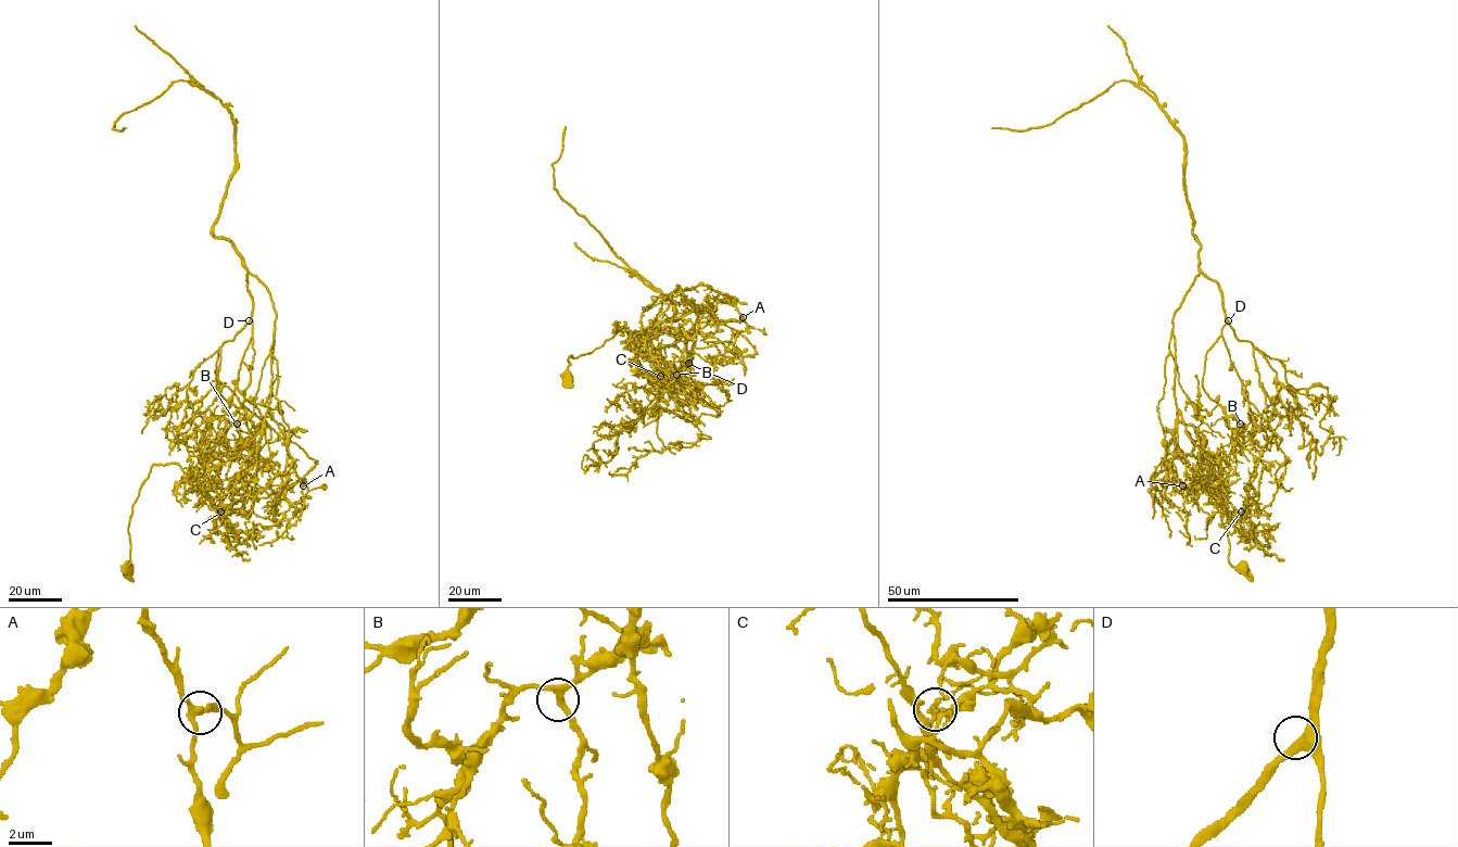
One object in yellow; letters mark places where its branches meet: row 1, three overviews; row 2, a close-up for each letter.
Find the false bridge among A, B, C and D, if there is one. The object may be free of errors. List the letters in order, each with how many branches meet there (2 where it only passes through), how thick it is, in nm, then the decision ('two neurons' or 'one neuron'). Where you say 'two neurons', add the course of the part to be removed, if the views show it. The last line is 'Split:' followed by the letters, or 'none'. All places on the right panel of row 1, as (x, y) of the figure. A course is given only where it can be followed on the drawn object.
A: branches 3; calibre 240 nm; one neuron
B: branches 3; calibre 240 nm; one neuron
C: branches 2; calibre 150 nm; two neurons; course (1241, 512), (1218, 491), (1202, 490), (1195, 466), (1218, 468), (1229, 563), (1252, 581)
D: branches 2; calibre 400 nm; one neuron
Split: C

